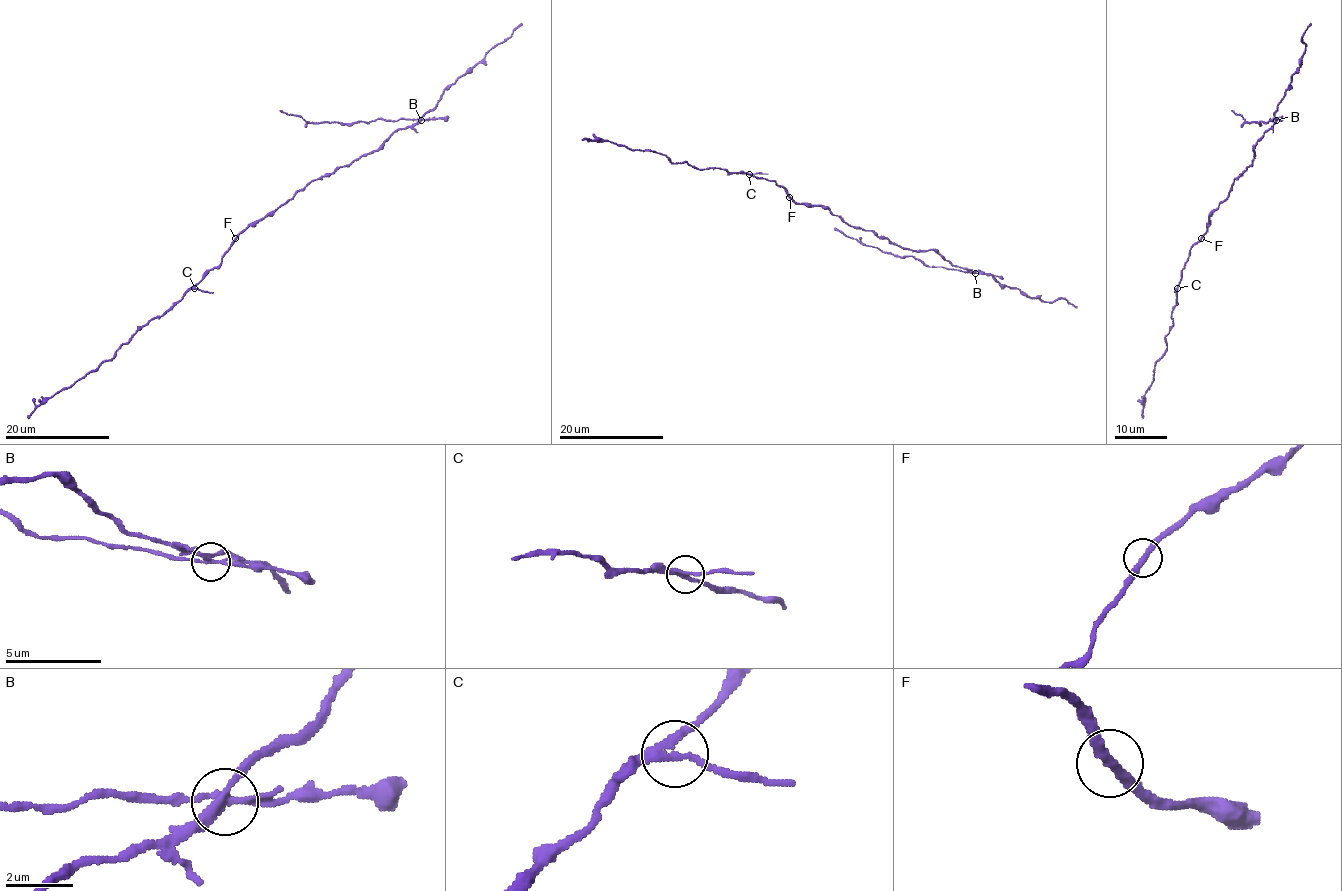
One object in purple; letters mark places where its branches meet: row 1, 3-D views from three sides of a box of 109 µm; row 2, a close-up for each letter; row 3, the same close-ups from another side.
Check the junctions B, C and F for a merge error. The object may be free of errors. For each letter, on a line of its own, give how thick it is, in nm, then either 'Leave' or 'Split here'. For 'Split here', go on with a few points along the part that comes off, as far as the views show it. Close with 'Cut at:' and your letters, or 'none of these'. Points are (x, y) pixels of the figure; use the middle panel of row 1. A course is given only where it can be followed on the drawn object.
B: Thickness 220 nm. Split here. Course of the part to remove: (975, 273), (926, 266), (910, 256), (896, 257), (878, 248), (862, 245), (834, 228)
C: Thickness 220 nm. Leave
F: Thickness 280 nm. Leave
Cut at: B

